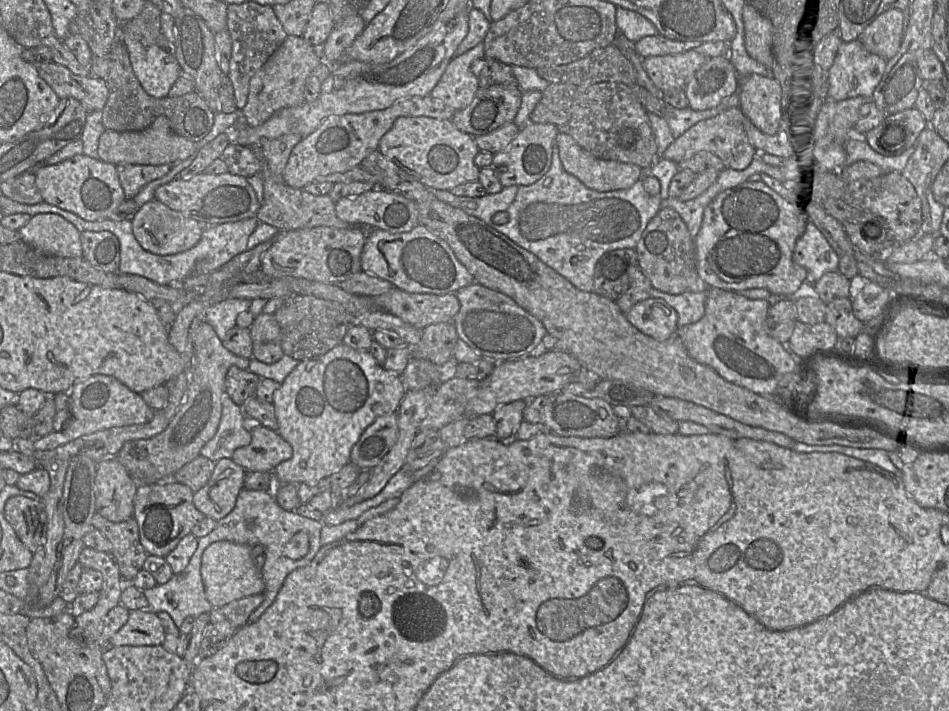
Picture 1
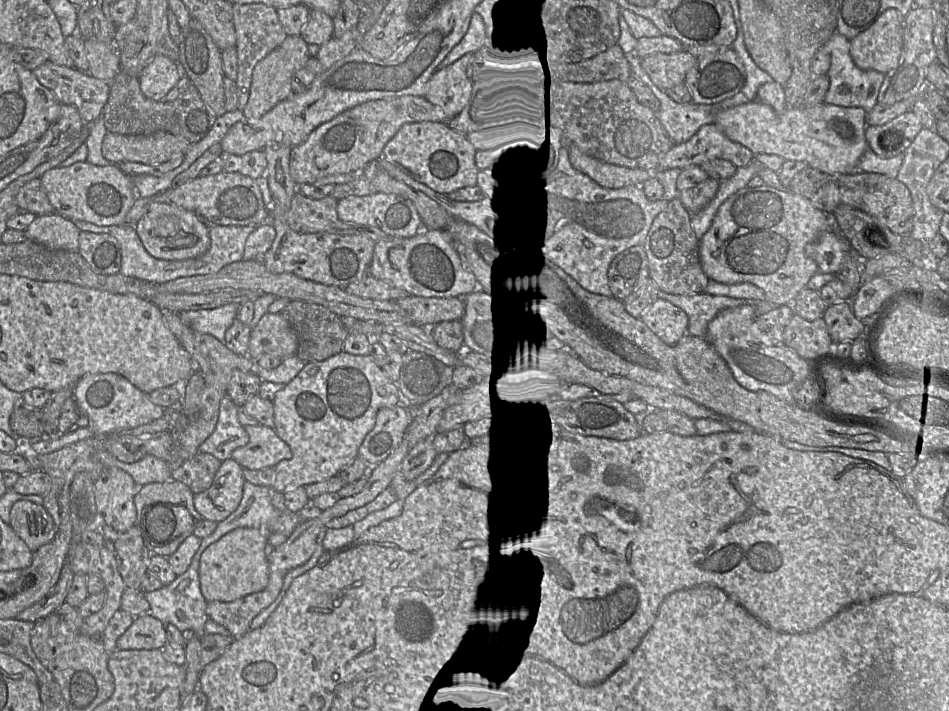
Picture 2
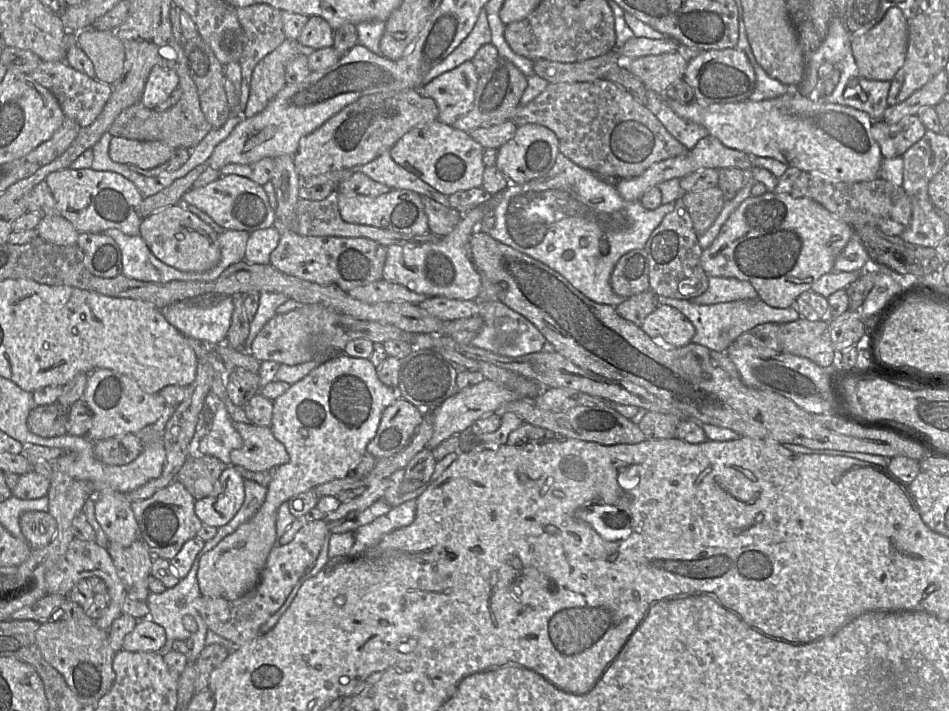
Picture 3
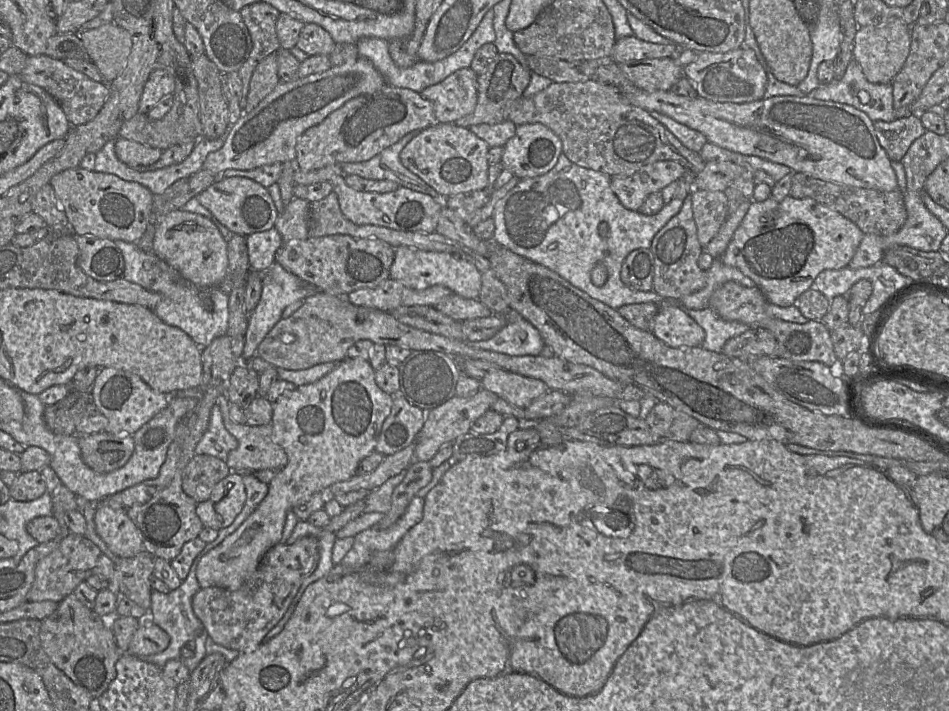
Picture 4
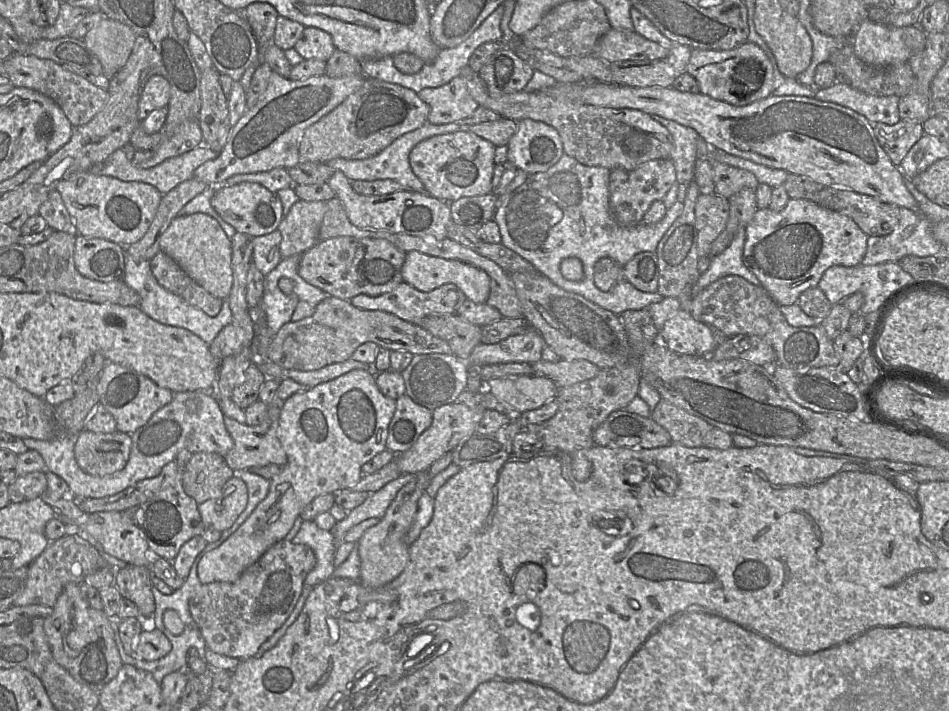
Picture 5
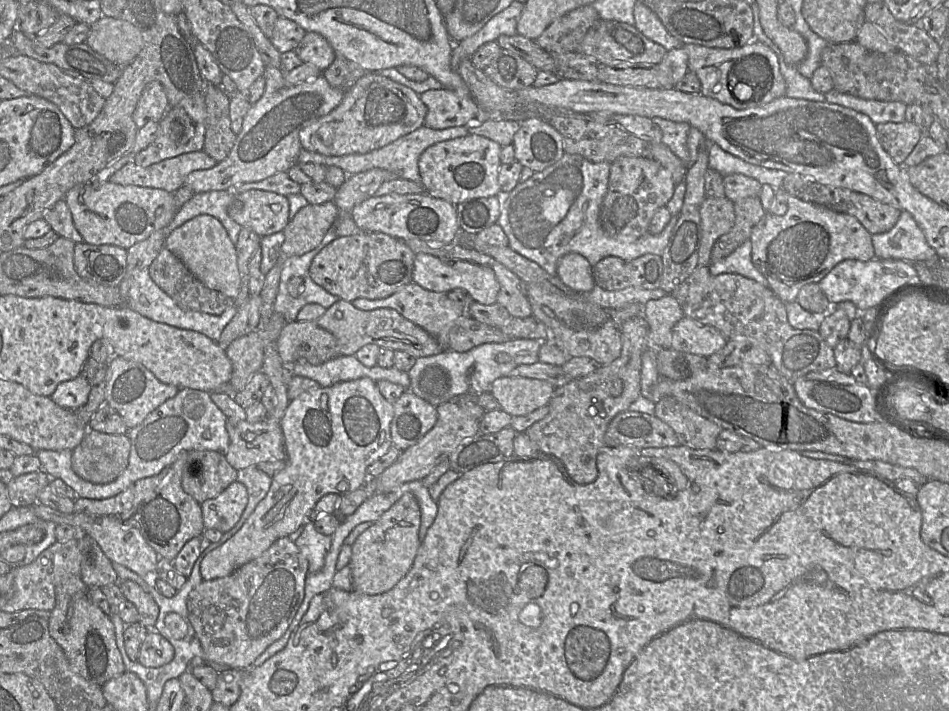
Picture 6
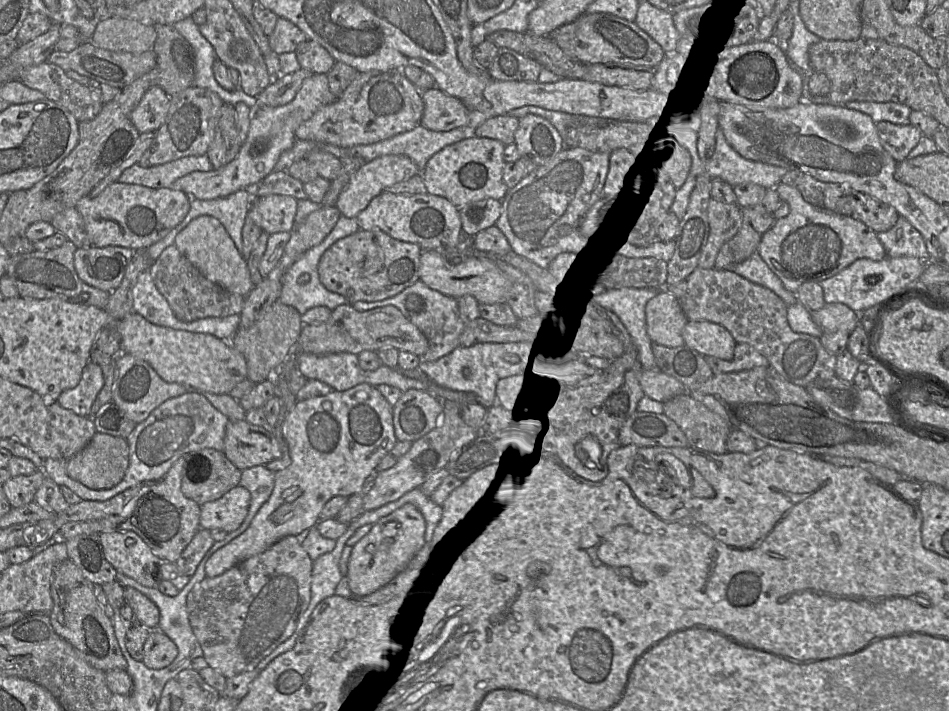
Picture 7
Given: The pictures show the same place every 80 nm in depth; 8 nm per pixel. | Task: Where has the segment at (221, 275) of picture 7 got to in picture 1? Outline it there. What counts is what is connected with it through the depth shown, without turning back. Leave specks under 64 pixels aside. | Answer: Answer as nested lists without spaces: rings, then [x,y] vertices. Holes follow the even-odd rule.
[[[154,198],[144,203],[131,221],[136,240],[144,250],[156,255],[177,254],[192,248],[201,239],[204,229],[197,220],[169,208]]]

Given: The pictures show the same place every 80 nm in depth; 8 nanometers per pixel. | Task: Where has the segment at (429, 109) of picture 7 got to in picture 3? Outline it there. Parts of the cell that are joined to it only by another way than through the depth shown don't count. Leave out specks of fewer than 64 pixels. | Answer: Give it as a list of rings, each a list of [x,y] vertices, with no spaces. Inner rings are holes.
[[[472,60],[444,72],[420,88],[438,106],[438,120],[452,125],[472,107],[479,75]]]

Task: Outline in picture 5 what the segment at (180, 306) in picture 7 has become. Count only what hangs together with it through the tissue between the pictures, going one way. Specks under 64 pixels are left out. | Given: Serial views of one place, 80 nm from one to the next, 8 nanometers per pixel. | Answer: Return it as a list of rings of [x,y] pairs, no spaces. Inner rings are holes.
[[[159,251],[150,260],[151,271],[157,282],[188,304],[215,317],[222,308],[223,299],[217,298],[197,284],[171,257]]]

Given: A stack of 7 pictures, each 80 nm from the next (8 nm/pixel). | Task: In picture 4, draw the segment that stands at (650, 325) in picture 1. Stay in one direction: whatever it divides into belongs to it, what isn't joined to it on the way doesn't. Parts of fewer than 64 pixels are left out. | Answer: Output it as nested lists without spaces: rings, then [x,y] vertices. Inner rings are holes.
[[[662,301],[654,319],[652,333],[658,339],[673,348],[689,348],[701,346],[705,339],[704,329],[691,318],[684,308],[675,305],[674,301]]]

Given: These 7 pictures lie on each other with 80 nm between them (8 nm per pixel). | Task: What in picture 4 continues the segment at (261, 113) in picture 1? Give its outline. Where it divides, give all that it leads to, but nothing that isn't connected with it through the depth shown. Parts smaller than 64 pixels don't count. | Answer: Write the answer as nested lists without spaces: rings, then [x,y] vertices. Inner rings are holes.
[[[277,51],[264,58],[255,68],[243,113],[251,112],[280,82]]]

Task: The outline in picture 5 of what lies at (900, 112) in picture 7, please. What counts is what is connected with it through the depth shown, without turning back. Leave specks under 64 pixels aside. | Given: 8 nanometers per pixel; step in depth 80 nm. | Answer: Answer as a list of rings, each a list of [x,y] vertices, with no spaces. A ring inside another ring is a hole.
[[[841,79],[828,88],[817,89],[814,98],[849,108],[873,124],[895,125],[901,120],[898,111],[899,97],[869,95],[852,88]]]

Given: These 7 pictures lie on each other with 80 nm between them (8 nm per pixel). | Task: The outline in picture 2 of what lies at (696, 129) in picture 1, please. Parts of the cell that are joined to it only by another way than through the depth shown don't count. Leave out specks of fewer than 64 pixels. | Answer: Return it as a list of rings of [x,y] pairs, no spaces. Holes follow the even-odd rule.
[[[710,123],[701,126],[689,140],[674,143],[660,158],[656,170],[682,170],[713,158],[728,160],[736,168],[741,168],[754,160],[754,154],[742,144],[730,140],[715,123]]]

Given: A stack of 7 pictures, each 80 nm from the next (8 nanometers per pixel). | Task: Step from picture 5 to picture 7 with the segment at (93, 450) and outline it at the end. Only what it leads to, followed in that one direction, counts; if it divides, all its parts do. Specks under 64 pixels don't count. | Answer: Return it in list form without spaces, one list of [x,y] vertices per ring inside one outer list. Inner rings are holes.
[[[99,432],[83,450],[66,462],[67,474],[93,490],[116,486],[124,478],[128,467],[127,439]]]

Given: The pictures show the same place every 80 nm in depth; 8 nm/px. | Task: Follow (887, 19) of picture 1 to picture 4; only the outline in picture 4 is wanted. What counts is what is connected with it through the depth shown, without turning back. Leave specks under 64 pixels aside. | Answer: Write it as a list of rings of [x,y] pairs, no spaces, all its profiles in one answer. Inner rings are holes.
[[[899,19],[877,26],[858,27],[854,38],[853,59],[861,67],[867,81],[874,84],[885,84],[893,81],[909,55],[910,28],[911,26]]]

